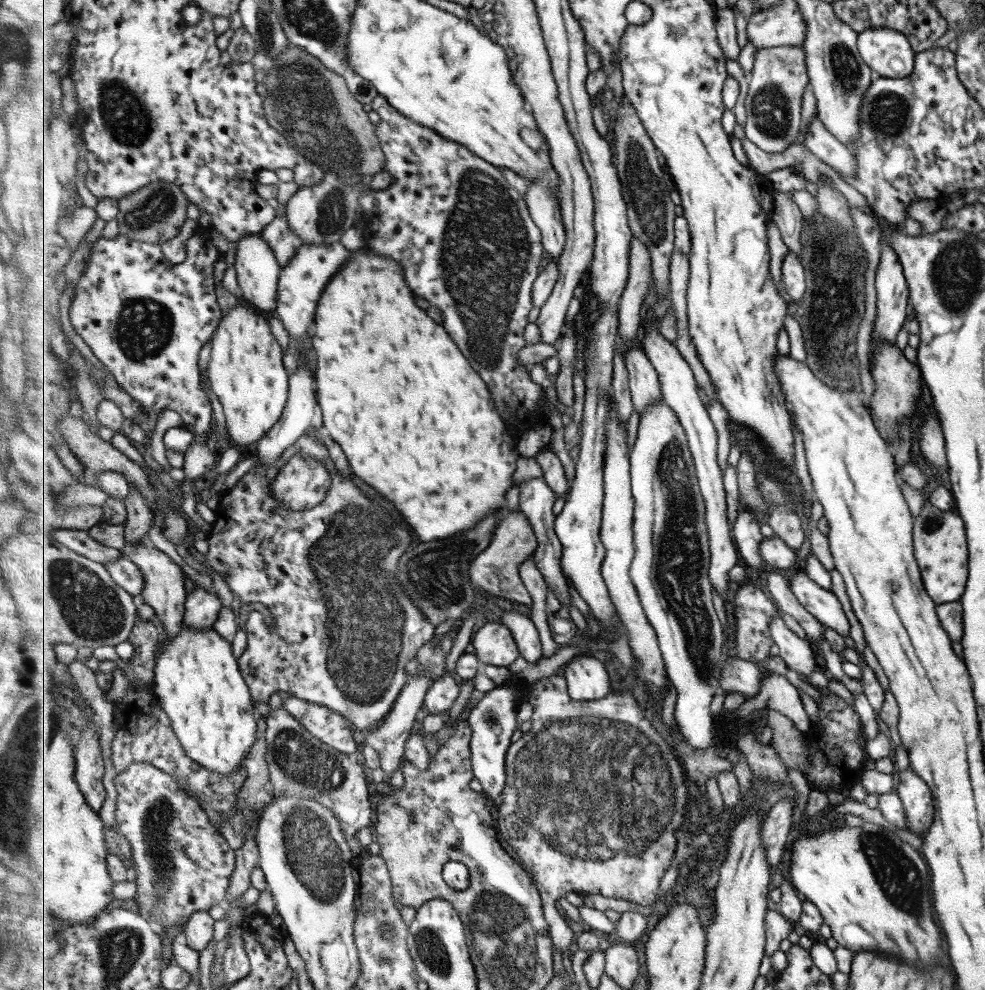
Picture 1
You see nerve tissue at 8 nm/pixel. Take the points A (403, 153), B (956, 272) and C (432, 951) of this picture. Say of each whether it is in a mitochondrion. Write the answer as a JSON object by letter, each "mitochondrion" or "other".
{"A":"other","B":"mitochondrion","C":"mitochondrion"}

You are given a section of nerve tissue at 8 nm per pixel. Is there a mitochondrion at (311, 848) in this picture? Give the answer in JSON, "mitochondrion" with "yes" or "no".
{"mitochondrion":"yes"}

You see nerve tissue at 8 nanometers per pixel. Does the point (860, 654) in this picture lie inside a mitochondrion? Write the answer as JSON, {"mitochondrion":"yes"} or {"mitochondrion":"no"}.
{"mitochondrion":"no"}

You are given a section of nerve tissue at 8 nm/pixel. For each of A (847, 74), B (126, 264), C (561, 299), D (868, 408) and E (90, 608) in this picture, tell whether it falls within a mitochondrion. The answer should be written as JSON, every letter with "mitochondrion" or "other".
{"A":"mitochondrion","B":"other","C":"other","D":"other","E":"mitochondrion"}

